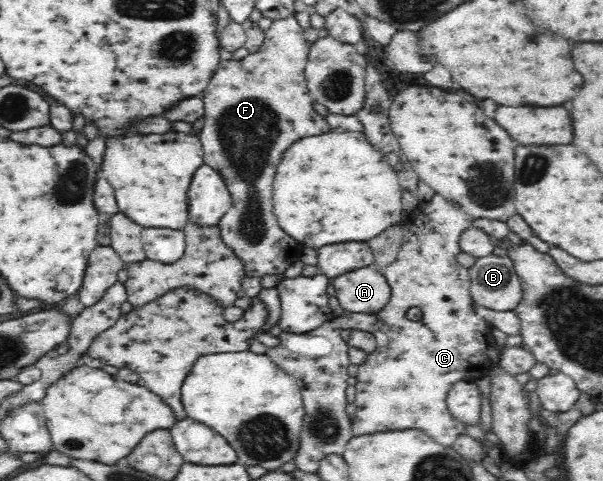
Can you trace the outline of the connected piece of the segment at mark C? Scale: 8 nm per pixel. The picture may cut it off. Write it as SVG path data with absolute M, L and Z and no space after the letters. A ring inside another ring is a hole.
M436 193L432 199L419 202L409 212L408 219L411 224L406 224L406 233L397 257L381 269L390 284L392 295L386 308L376 314L372 331L376 336L376 347L370 352L368 361L360 364L356 371L356 412L355 422L351 426L355 434L418 429L435 442L453 447L456 438L466 433L466 429L446 401L450 388L457 381L474 382L490 377L496 364L490 357L490 351L497 345L492 336L492 327L485 317L476 314L469 269L458 263L458 255L463 252L462 235L475 226L475 217ZM412 307L418 307L422 313L418 321L406 318L407 310Z

